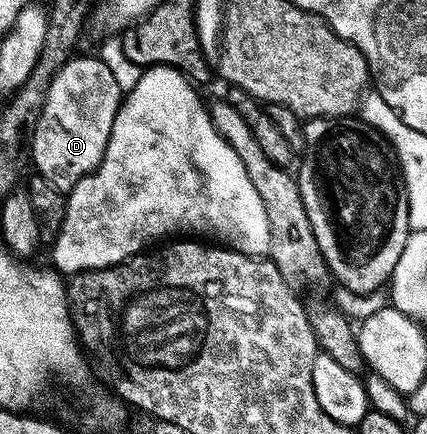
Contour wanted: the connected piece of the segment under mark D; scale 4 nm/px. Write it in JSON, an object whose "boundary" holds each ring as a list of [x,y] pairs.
{"boundary":[[[99,57],[70,58],[49,85],[47,100],[38,114],[36,129],[32,135],[30,162],[33,167],[35,163],[34,170],[37,174],[51,183],[56,190],[66,193],[77,185],[77,181],[81,181],[81,177],[85,177],[90,171],[95,171],[109,145],[113,121],[119,112],[120,102],[121,92],[117,80]]]}

